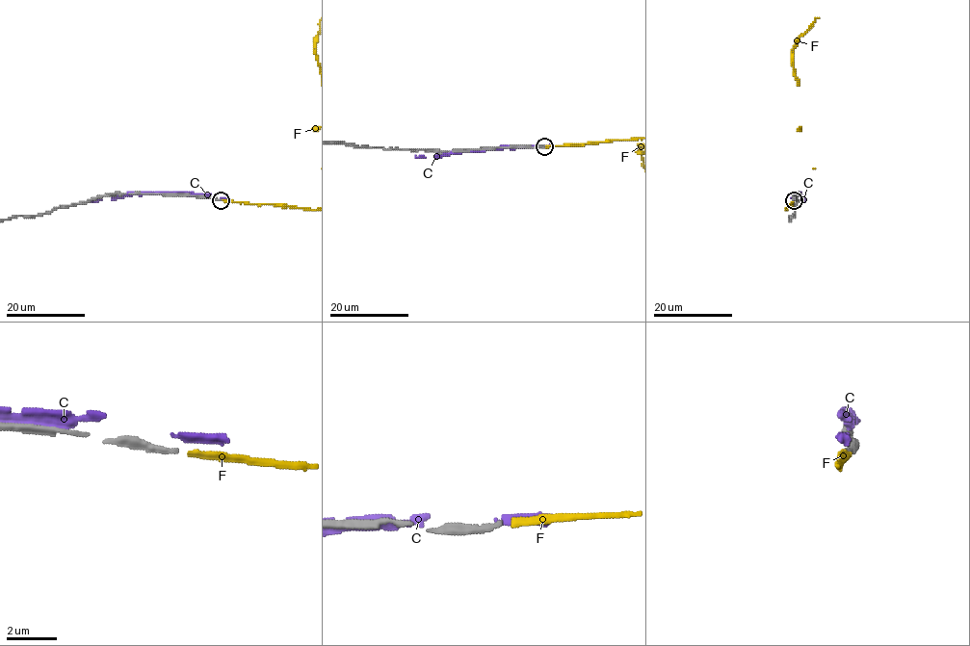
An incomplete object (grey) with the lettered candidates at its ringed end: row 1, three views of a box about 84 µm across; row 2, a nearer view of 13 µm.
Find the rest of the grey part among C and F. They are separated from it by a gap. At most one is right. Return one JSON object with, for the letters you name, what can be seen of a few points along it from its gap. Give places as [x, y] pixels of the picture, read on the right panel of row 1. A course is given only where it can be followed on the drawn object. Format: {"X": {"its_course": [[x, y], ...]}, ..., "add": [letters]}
{"F": {"its_course": [[793, 200], [781, 216], [727, 207], [799, 159], [822, 171], [804, 155], [792, 53], [816, 18]]}, "add": ["F"]}

